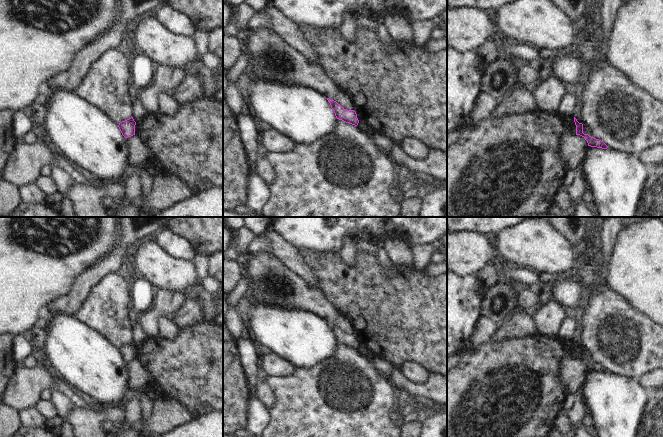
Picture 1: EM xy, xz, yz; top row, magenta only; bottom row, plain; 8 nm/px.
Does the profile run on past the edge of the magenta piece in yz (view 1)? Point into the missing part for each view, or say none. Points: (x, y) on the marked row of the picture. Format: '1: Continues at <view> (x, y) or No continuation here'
1: No continuation here.

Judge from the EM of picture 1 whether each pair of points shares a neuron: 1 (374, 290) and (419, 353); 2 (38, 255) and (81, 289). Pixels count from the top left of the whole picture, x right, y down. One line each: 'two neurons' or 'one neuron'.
1: one neuron
2: two neurons

